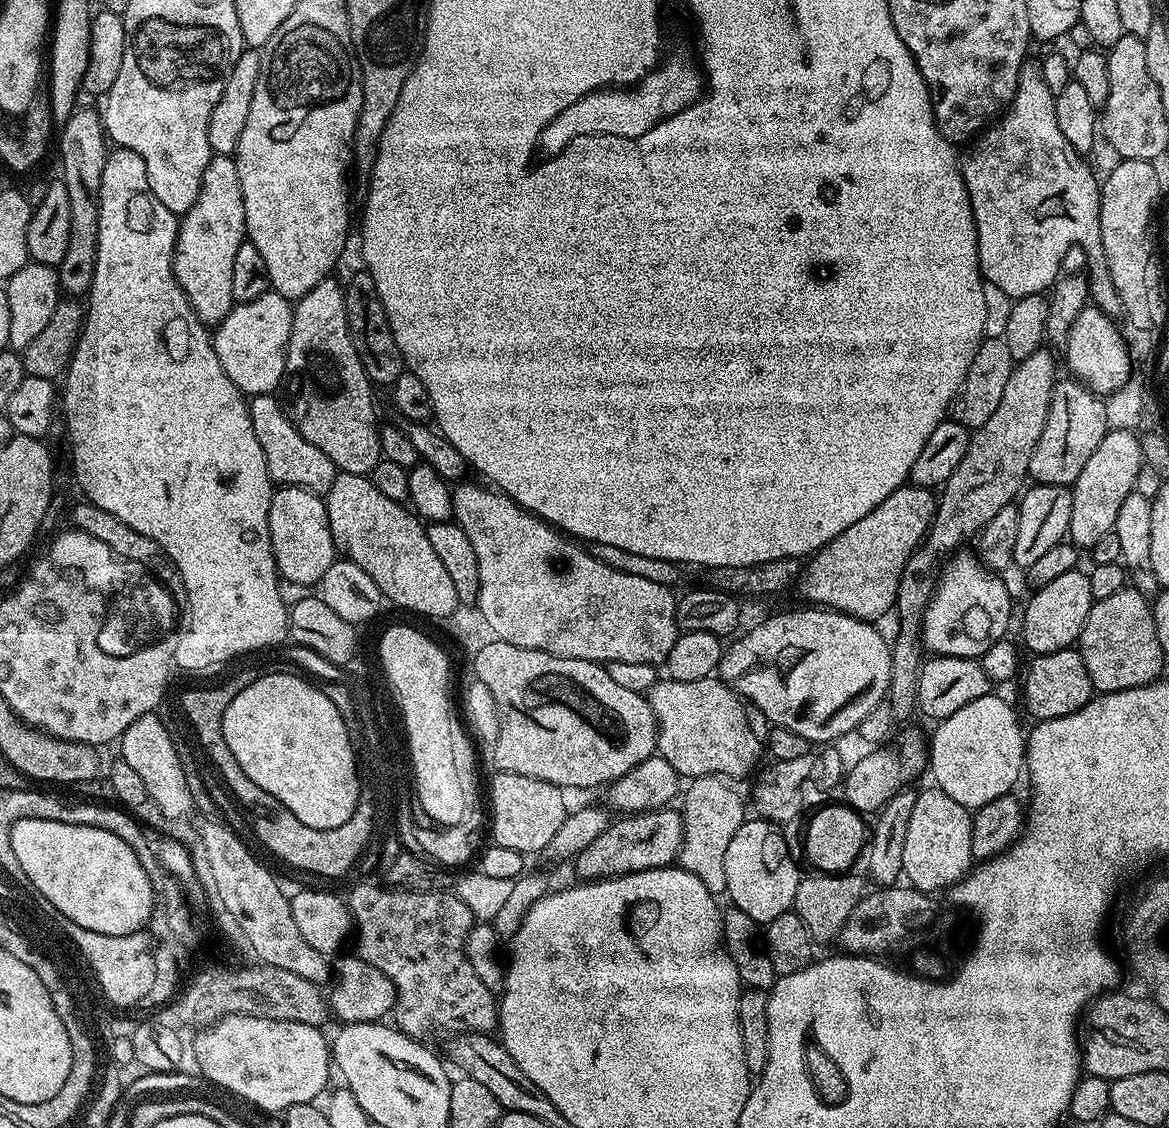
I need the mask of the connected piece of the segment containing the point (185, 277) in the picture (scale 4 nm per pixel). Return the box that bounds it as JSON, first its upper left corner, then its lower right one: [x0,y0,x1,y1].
[172,155,246,326]

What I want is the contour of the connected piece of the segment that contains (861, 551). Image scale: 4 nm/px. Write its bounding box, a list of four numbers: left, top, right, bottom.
[798,486,937,622]

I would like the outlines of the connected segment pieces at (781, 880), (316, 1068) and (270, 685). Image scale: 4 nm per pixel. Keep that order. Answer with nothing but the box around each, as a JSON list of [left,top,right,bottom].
[[726,818,802,926],[190,1016,330,1108],[224,670,361,828]]

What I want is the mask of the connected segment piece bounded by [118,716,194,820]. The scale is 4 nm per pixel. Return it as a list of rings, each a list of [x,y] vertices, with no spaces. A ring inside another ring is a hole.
[[[143,716],[130,722],[130,726],[120,735],[118,747],[119,759],[125,760],[142,778],[149,801],[153,805],[156,803],[154,808],[157,813],[177,816],[183,820],[193,811],[190,786],[186,786],[186,775],[182,771],[182,763],[179,762],[175,744],[166,726],[157,716]]]

